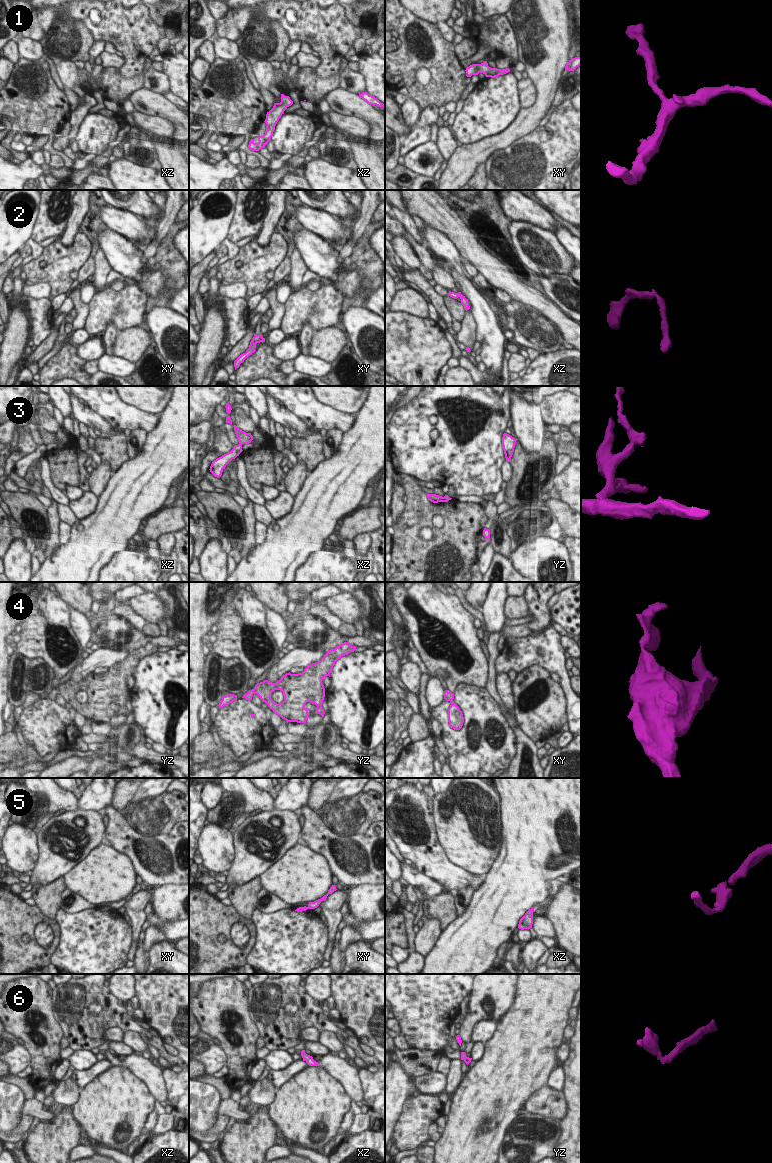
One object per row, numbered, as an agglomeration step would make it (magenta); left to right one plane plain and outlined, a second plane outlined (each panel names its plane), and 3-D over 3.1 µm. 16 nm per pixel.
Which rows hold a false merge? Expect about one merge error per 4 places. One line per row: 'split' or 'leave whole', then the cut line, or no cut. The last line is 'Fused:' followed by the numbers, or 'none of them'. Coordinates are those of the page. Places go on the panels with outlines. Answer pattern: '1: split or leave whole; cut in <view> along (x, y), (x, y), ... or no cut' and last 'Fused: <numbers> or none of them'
1: leave whole; no cut
2: split; cut in xy along (262, 337), (259, 341)
3: split; cut in xz along (239, 443), (241, 445)
4: leave whole; no cut
5: leave whole; no cut
6: leave whole; no cut
Fused: 2, 3

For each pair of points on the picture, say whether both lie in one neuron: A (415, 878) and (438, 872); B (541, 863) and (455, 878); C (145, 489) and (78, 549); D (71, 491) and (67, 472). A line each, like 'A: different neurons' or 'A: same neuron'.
A: different neurons
B: different neurons
C: same neuron
D: different neurons

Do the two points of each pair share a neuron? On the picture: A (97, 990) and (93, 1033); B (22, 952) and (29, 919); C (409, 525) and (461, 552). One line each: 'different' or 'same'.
A: same
B: same
C: same

